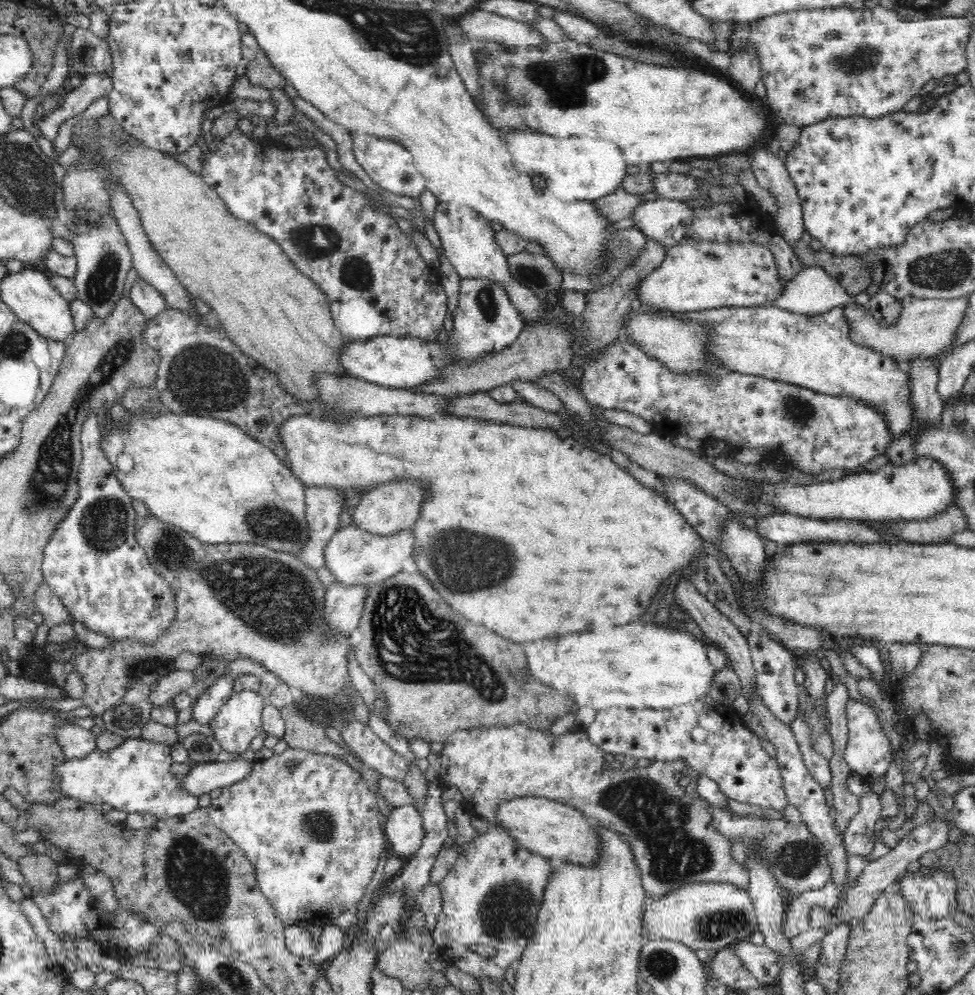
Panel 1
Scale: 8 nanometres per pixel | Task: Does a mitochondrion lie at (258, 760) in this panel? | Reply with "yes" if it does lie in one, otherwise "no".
no

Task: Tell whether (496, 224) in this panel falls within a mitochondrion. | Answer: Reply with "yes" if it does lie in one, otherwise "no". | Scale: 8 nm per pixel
no

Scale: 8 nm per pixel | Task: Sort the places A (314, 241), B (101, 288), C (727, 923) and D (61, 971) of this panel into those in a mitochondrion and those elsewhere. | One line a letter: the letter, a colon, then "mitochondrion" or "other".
A: mitochondrion
B: mitochondrion
C: mitochondrion
D: other

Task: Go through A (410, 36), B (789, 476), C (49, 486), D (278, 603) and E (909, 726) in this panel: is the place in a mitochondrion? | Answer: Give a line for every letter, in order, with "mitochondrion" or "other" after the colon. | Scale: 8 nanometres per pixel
A: mitochondrion
B: other
C: mitochondrion
D: mitochondrion
E: other

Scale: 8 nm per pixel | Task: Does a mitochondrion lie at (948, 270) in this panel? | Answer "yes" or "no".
yes

